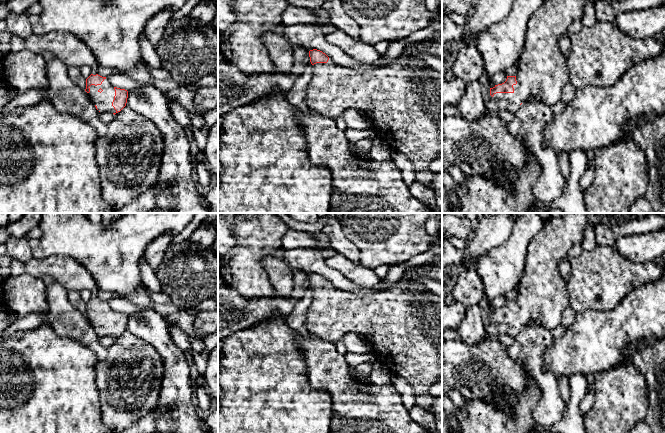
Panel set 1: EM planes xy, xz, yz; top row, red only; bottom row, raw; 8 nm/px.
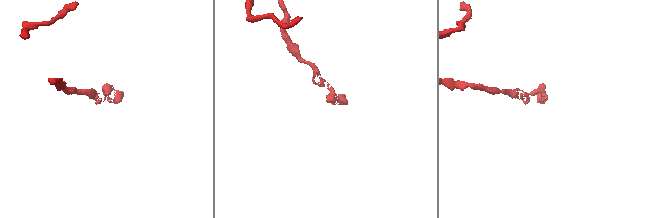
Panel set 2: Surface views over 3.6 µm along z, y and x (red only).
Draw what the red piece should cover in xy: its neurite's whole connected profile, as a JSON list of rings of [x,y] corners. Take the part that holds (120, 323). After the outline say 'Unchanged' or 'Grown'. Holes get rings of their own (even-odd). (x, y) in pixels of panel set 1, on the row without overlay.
[[[49,256],[45,259],[12,259],[10,275],[28,274],[44,281],[45,285],[61,284],[68,292],[89,290],[92,298],[86,303],[89,321],[99,336],[110,335],[114,339],[127,327],[128,315],[113,311],[108,302],[97,298],[99,291],[92,275],[78,261],[65,256]]]. Grown

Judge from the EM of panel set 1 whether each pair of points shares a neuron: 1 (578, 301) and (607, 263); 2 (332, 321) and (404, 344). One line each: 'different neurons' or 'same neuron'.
1: same neuron
2: same neuron

